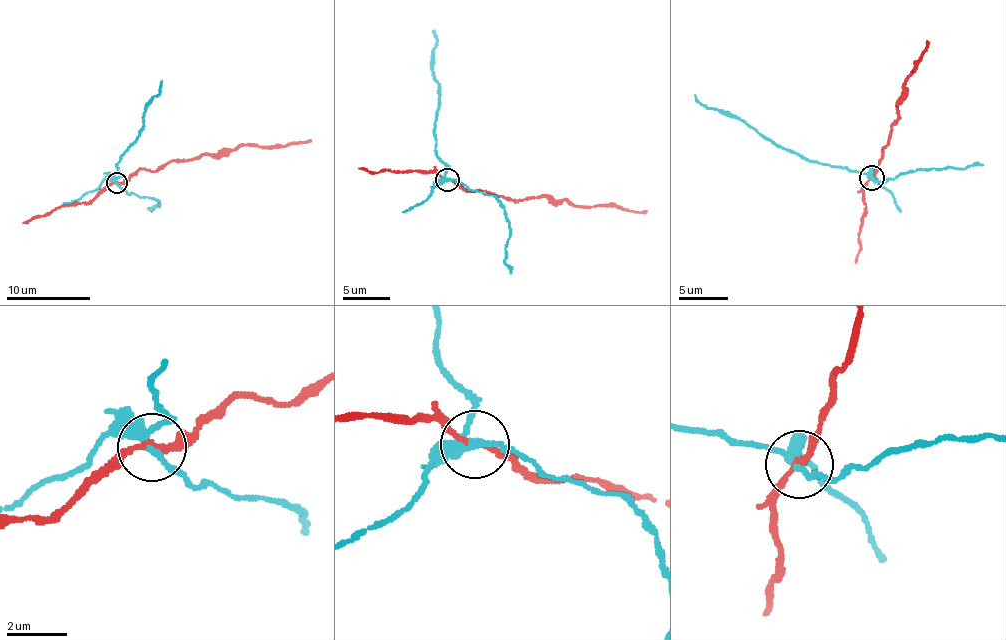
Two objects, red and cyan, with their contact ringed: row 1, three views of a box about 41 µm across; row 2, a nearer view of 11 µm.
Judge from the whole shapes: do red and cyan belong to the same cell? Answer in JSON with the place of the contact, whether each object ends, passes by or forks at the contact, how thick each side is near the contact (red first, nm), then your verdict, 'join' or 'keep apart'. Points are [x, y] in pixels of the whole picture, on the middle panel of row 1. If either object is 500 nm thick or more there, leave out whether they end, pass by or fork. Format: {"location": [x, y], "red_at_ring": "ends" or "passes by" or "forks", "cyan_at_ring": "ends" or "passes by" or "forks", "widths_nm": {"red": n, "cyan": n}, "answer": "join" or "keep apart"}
{"location": [447, 180], "red_at_ring": "passes by", "cyan_at_ring": "forks", "widths_nm": {"red": 180, "cyan": 190}, "answer": "keep apart"}

